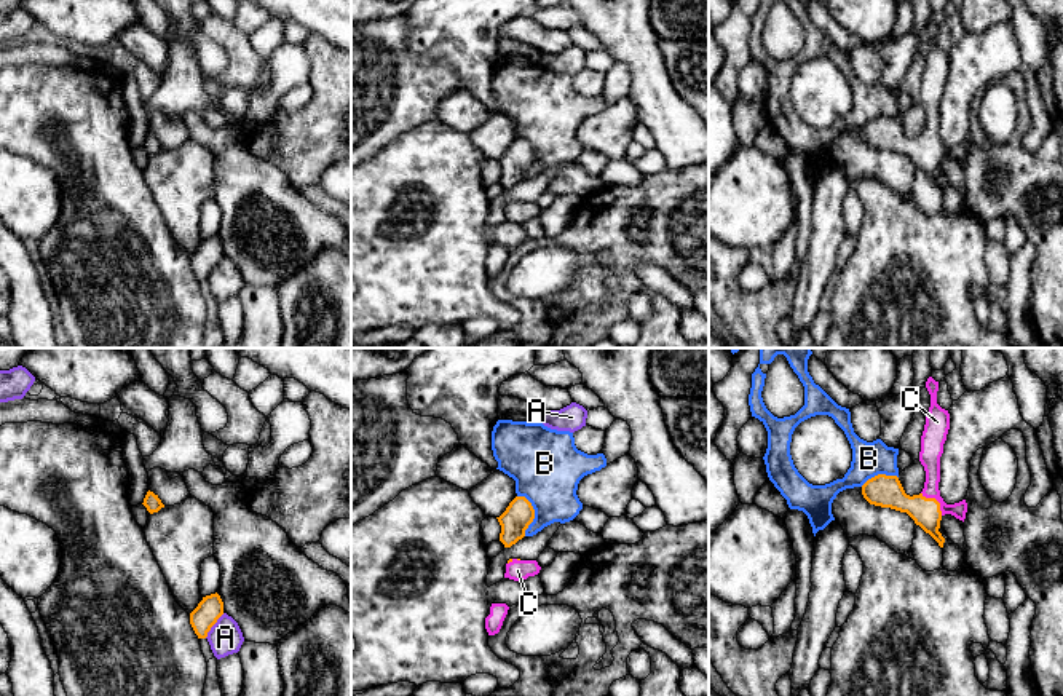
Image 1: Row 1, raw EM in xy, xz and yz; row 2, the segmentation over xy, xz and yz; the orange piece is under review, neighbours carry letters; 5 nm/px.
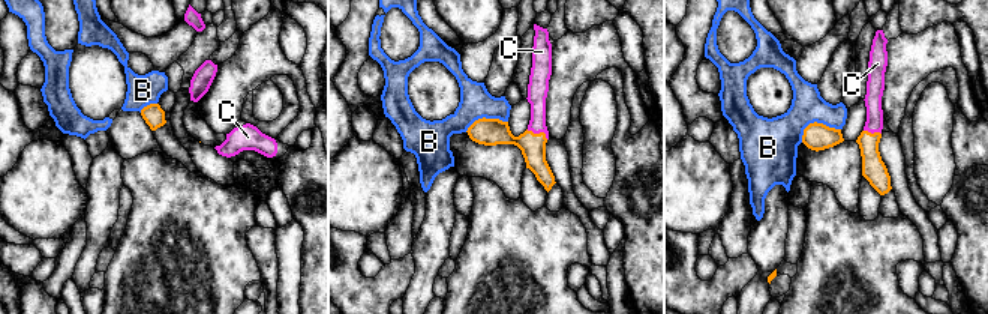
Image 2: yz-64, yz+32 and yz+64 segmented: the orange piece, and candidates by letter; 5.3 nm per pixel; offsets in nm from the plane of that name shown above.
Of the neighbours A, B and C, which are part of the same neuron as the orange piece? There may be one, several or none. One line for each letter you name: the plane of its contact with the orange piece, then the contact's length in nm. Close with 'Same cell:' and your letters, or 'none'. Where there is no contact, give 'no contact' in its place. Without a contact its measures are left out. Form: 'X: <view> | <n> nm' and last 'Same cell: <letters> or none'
C: yz | 160 nm
Same cell: C

